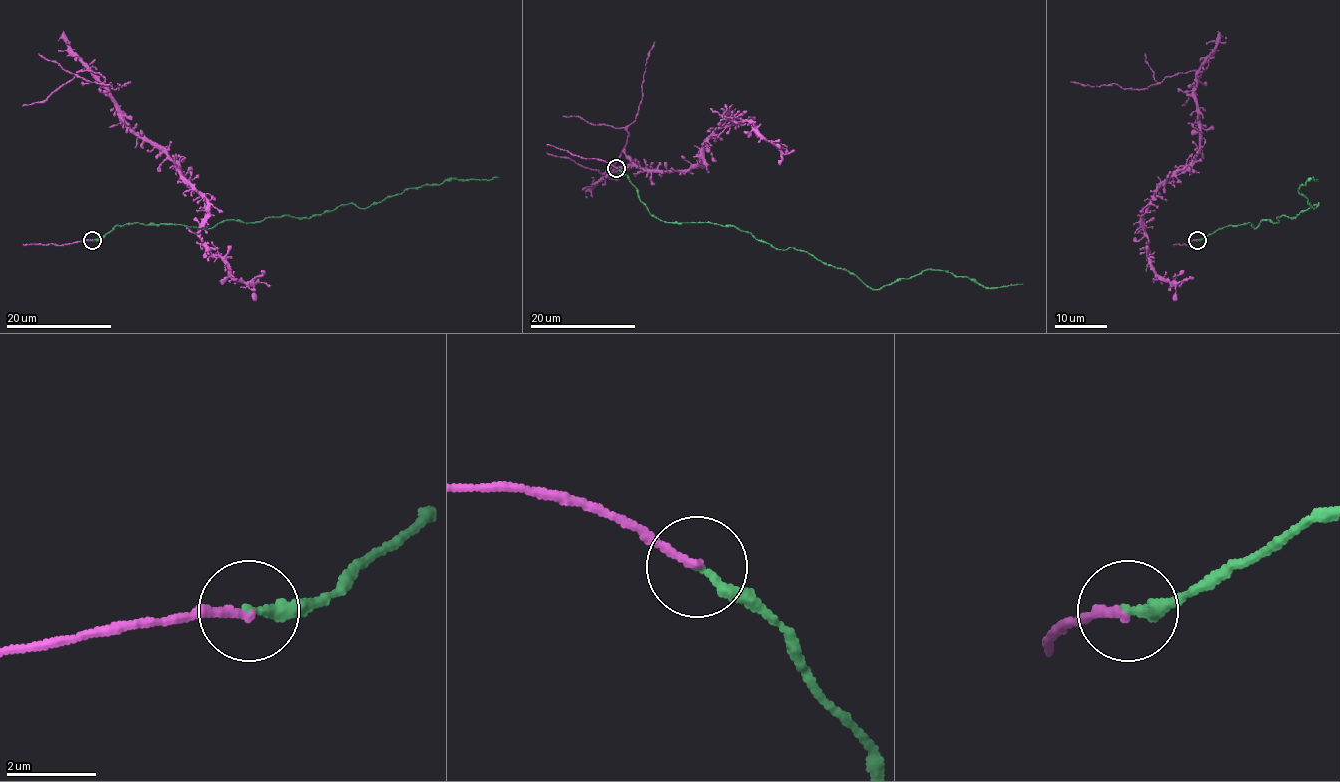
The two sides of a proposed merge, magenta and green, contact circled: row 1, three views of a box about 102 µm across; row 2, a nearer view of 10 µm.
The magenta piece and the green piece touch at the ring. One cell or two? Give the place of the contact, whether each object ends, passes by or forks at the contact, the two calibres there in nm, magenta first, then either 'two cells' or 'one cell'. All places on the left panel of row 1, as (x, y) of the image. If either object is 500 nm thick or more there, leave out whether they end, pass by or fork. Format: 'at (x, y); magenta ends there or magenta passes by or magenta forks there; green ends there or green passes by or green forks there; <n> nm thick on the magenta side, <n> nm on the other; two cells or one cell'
at (92, 240); magenta ends there; green ends there; 190 nm thick on the magenta side, 240 nm on the other; one cell

